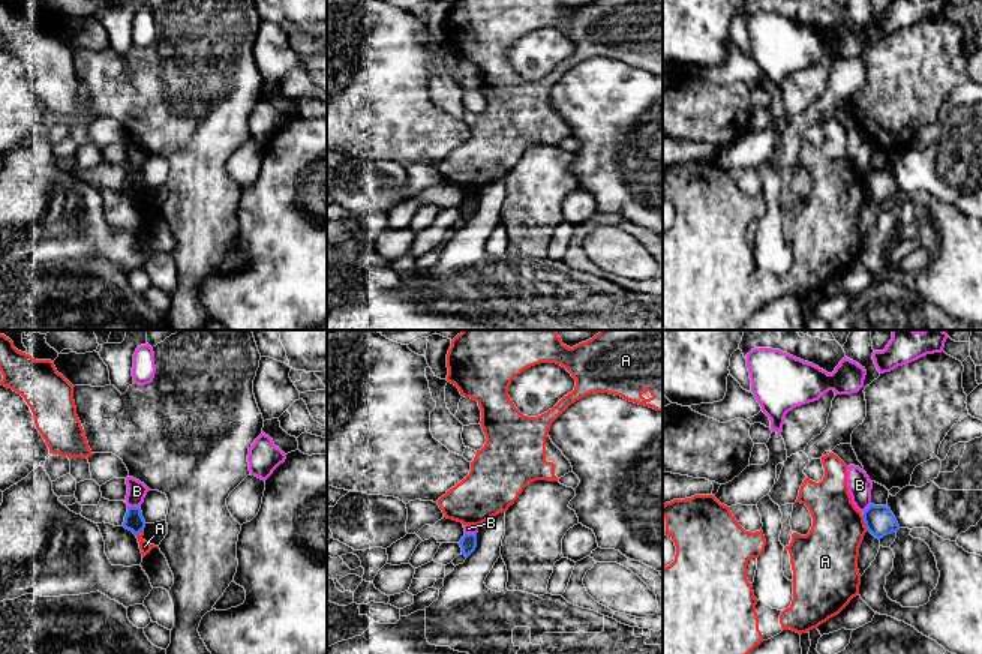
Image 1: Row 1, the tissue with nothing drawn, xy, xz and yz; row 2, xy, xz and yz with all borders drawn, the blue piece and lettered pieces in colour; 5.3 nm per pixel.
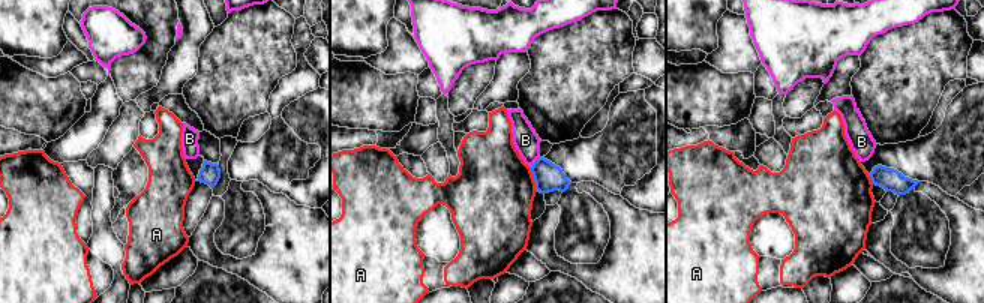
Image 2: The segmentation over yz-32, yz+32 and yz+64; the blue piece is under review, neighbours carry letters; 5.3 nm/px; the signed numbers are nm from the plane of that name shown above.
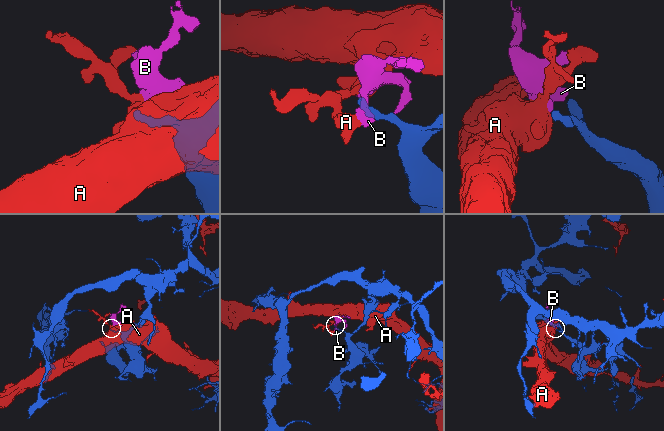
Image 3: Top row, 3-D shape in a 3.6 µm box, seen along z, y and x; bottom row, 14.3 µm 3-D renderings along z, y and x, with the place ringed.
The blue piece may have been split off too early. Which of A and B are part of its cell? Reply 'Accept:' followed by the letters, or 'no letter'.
Accept: no letter

